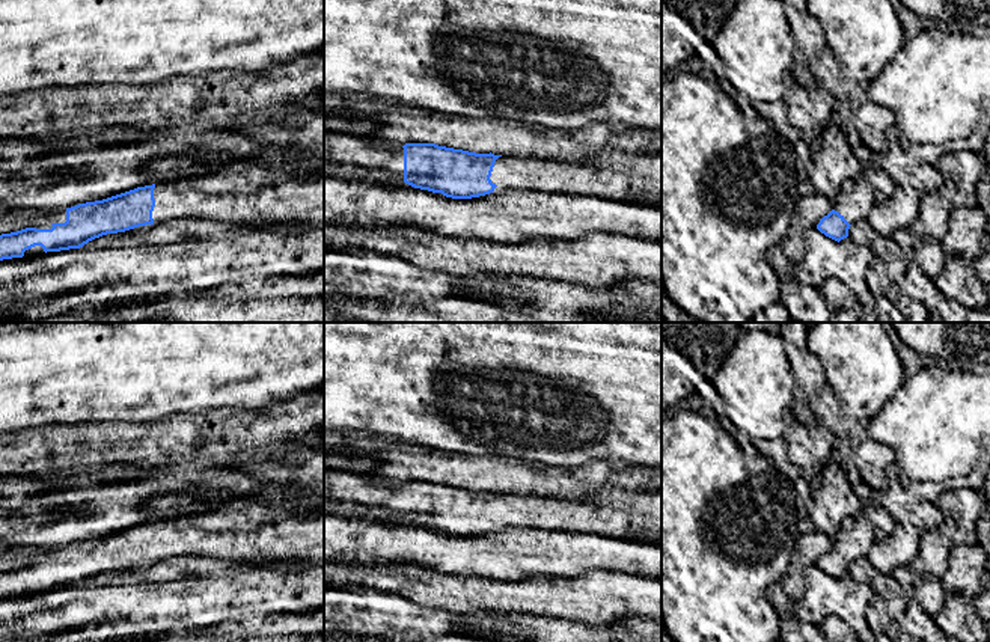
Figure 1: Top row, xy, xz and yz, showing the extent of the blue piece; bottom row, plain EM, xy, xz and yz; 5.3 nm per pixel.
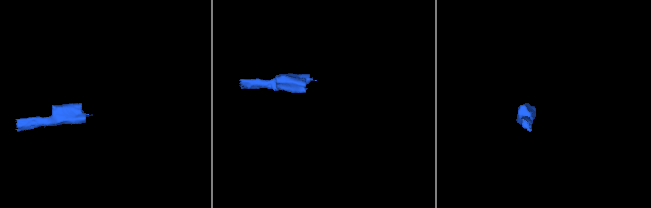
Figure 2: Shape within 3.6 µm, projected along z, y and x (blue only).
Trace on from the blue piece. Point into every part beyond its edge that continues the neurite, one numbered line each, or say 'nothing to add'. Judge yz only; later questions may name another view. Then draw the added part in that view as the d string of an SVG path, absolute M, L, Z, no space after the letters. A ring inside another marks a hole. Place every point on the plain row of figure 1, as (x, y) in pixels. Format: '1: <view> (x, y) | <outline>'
1: yz (856, 535) | M847 515L838 533L832 538L833 547L838 549L850 562L866 558L874 543L875 533L871 521L863 515Z

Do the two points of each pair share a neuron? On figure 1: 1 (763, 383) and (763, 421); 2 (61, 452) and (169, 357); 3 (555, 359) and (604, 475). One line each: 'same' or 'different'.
1: same
2: different
3: different

